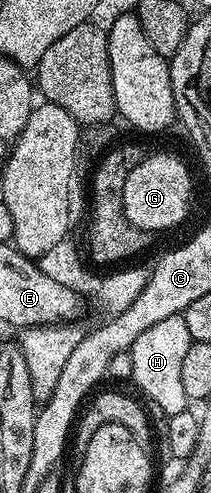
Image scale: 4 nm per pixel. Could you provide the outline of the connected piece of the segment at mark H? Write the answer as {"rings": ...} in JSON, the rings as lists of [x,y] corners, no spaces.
{"rings":[[[174,315],[150,329],[145,329],[131,346],[132,382],[136,383],[156,407],[165,413],[164,416],[170,417],[188,410],[189,401],[185,397],[185,389],[181,382],[181,366],[186,351],[193,342],[183,315]]]}

